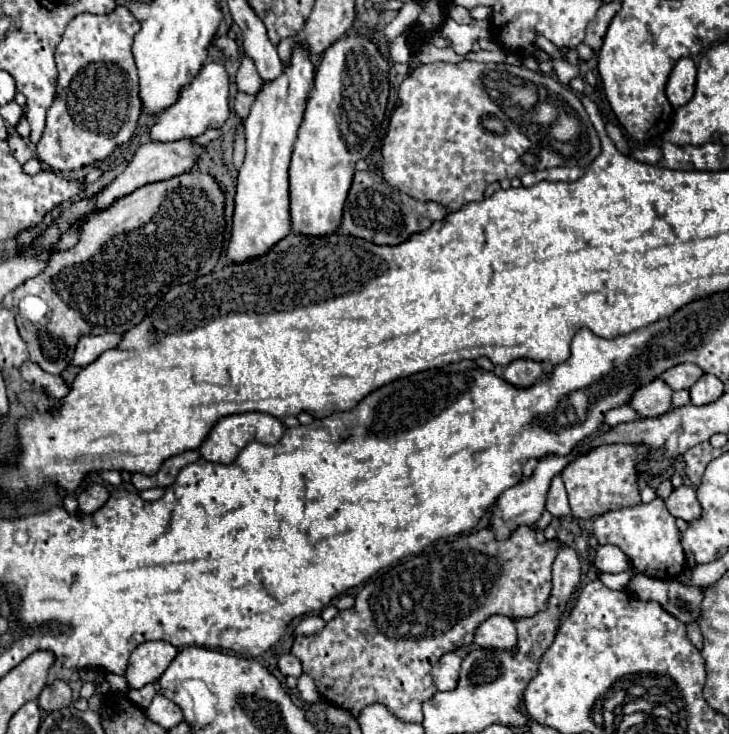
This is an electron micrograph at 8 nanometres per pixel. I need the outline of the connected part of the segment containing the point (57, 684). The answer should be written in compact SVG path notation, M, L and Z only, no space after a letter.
M54 681L52 685L46 685L38 697L38 705L44 711L64 709L70 703L72 703L72 689L66 681Z

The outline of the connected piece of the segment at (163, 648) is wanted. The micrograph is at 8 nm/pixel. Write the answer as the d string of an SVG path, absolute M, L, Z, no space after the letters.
M164 641L142 643L130 655L130 663L126 669L126 679L132 689L140 689L150 681L156 681L168 667L168 663L176 657L178 647Z

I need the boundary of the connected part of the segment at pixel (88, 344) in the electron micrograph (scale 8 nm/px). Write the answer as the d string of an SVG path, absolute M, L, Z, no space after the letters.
M104 333L104 335L82 335L76 343L76 351L72 357L72 365L86 367L92 361L96 361L104 351L114 349L122 337L116 333Z

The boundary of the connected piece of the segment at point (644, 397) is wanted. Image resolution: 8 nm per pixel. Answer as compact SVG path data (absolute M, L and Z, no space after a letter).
M654 379L636 391L628 405L634 407L642 417L658 417L670 411L672 393L674 391L662 379Z

